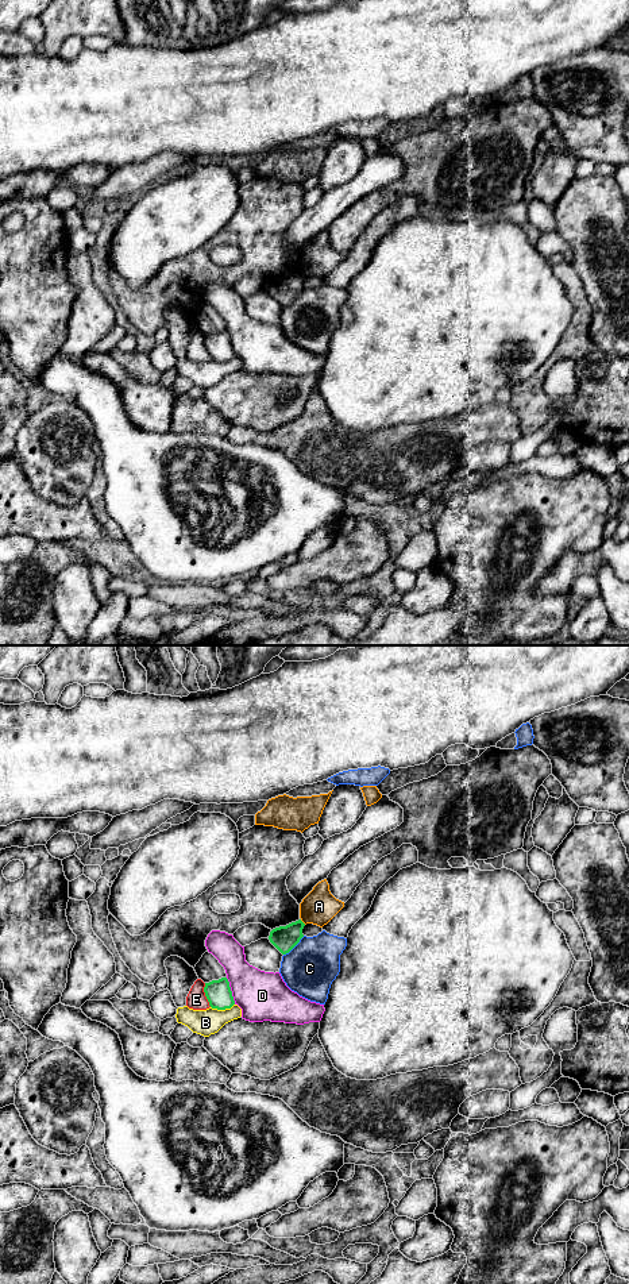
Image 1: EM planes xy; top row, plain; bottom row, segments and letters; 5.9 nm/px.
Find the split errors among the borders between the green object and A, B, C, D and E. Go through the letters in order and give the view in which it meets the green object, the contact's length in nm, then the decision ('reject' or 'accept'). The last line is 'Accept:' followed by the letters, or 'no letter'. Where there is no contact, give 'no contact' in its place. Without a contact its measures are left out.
A: meets green in xy; contact 50 nm long; reject
B: meets green in xy; contact 150 nm long; reject
C: meets green in xy; contact 170 nm long; reject
D: meets green in xy; contact 170 nm long; reject
E: meets green in xy; contact 150 nm long; reject
Accept: no letter

